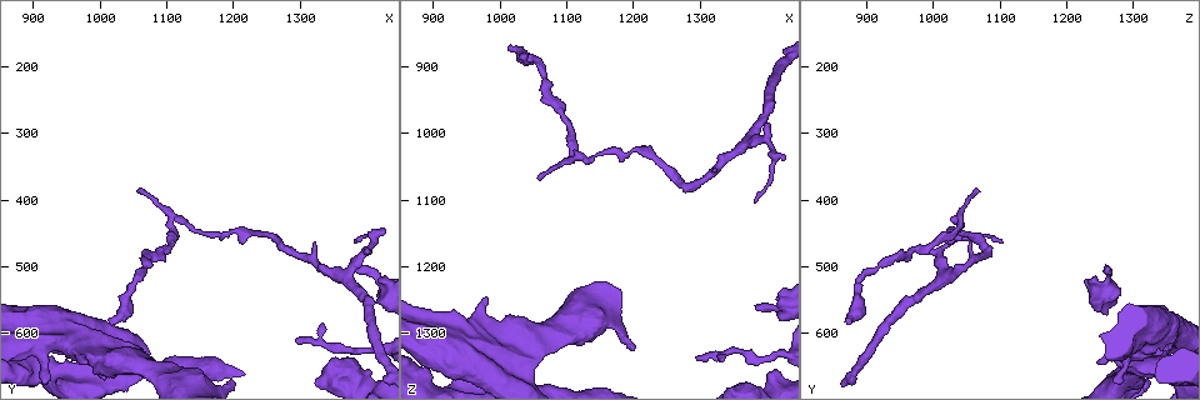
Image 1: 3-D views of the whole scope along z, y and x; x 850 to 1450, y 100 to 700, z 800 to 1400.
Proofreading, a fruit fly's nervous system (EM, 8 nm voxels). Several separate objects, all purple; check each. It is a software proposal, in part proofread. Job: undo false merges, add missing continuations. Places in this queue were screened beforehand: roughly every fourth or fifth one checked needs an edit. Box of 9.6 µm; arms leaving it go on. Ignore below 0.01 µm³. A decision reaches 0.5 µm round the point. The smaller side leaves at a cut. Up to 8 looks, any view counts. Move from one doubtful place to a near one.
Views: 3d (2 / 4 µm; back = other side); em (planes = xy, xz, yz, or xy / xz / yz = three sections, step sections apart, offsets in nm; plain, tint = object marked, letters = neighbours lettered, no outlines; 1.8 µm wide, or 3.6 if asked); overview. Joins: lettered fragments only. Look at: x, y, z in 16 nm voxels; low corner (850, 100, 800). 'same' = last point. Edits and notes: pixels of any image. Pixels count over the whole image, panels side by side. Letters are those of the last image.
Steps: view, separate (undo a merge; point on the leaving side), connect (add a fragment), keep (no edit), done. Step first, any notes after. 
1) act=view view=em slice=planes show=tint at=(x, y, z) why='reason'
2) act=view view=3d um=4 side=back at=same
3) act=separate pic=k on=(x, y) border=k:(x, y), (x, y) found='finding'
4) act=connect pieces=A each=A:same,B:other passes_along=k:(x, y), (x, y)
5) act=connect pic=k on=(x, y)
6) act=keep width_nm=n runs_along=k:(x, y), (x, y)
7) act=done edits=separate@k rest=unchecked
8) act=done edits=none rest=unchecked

act=view view=em um=3.6 slice=planes show=letters at=(1380, 505, 1265) why='long arm stops here'

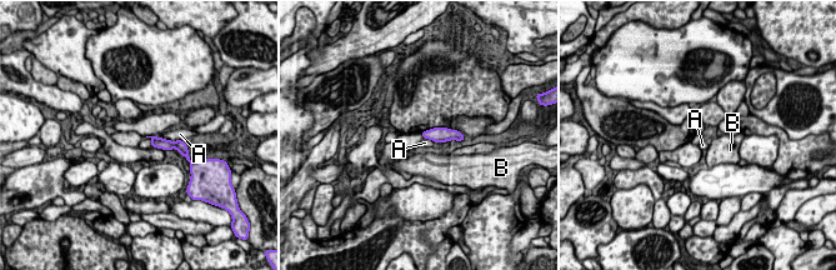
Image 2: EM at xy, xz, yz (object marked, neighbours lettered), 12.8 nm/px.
act=keep each=A:other,B:other border=2:(422, 136), (435, 141), (457, 140) found='no lettered fragment goes on from it'

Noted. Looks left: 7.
act=view view=em slice=planes show=tint at=(1110, 435, 1040) why='sharp bend'

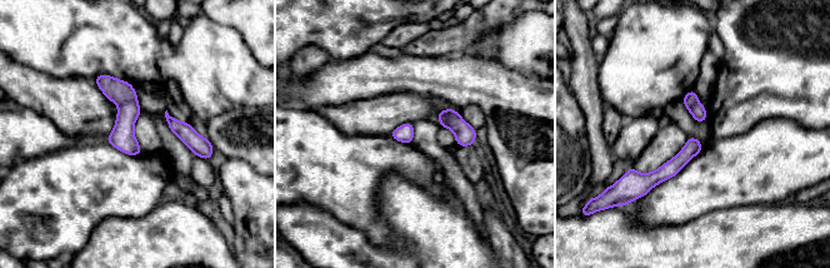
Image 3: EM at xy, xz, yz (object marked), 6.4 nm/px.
act=view view=em slice=planes show=letters at=same

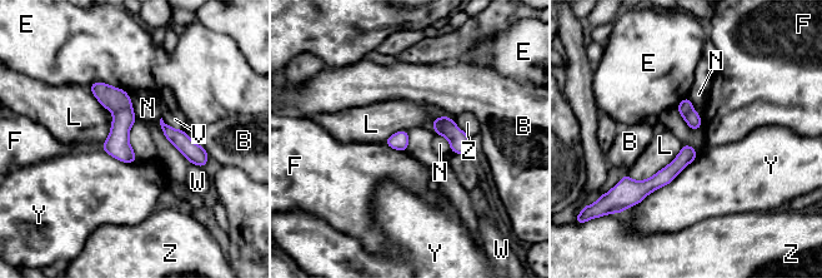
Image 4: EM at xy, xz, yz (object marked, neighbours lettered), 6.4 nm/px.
act=separate pic=4 on=(118, 145) width_nm=100 each=B:other,E:other,F:other,L:other,N:other,V:other,W:other,Y:other,Z:other part_leaving=4:(693, 154), (650, 185), (628, 182) found='two cells meet here'

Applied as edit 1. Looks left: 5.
act=view view=3d um=4 at=(925, 605, 1305) why='thick turns thin'

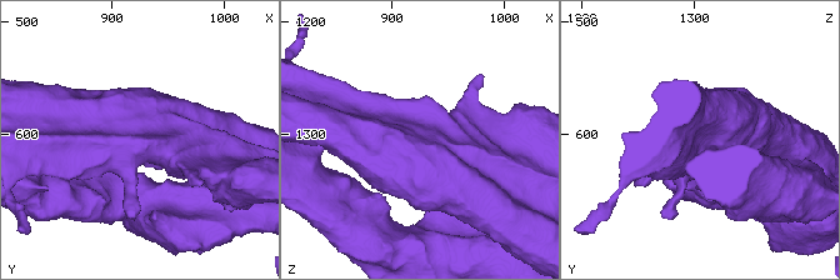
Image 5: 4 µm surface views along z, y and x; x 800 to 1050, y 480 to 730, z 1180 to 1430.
act=view view=em um=3.6 slice=xy step=4 show=tint at=(932, 604, 1304)

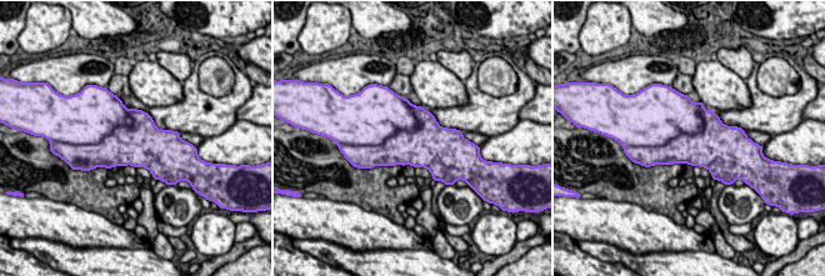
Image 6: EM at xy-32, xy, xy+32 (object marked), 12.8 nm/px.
act=view view=em um=3.6 slice=planes show=letters at=same

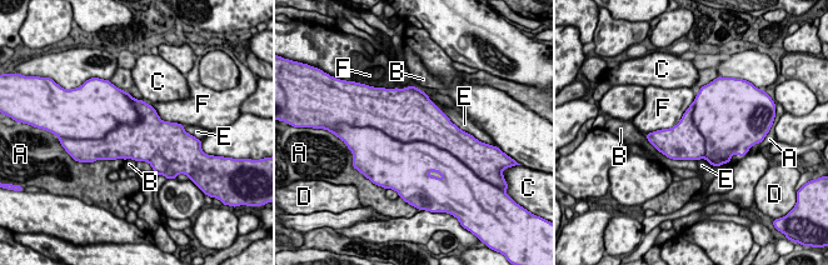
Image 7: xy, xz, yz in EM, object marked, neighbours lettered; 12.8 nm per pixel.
act=separate pic=7 on=(415, 159) each=A:other,B:other,C:other,D:other,E:other,F:other border=7:(372, 126), (452, 155) found='two cells meet here'

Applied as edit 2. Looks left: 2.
act=done edits=separate@4,separate@7 rest=unchecked

